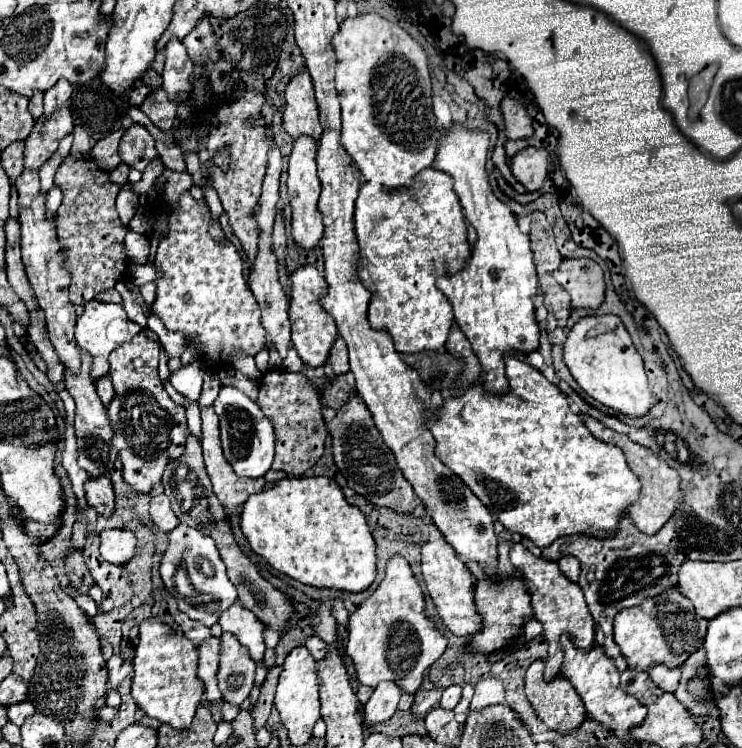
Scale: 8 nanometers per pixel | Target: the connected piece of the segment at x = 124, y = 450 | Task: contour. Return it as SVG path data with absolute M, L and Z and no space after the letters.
M141 330L131 342L119 346L109 356L109 376L115 388L115 396L107 406L107 414L115 430L113 448L117 448L123 464L123 480L131 490L141 494L149 494L161 480L167 464L175 462L185 452L189 434L185 408L177 406L169 398L159 380L159 352L161 344Z

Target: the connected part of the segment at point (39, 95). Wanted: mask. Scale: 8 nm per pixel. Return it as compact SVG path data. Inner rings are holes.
M33 92L33 96L29 98L29 112L35 120L39 120L39 116L43 114L43 92Z

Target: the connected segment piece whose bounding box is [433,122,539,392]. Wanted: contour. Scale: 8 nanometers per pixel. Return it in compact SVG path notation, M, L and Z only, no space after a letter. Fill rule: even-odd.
M455 122L449 130L441 132L435 170L447 172L455 180L455 192L461 200L467 222L475 228L477 240L471 248L471 256L463 270L451 276L437 278L439 290L453 306L455 320L463 334L469 338L481 366L487 392L505 392L507 378L503 366L503 354L509 350L531 352L539 346L539 326L535 320L533 296L539 292L537 270L533 264L533 252L529 236L519 232L515 214L511 208L497 200L485 170L489 150L489 132L473 130L467 124Z

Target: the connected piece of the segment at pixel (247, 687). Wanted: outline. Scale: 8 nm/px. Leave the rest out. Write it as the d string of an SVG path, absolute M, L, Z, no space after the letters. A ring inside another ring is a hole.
M223 632L221 636L221 652L219 652L219 670L217 682L223 698L235 706L249 696L253 680L255 680L255 662L249 656L249 650L239 644L239 640Z

